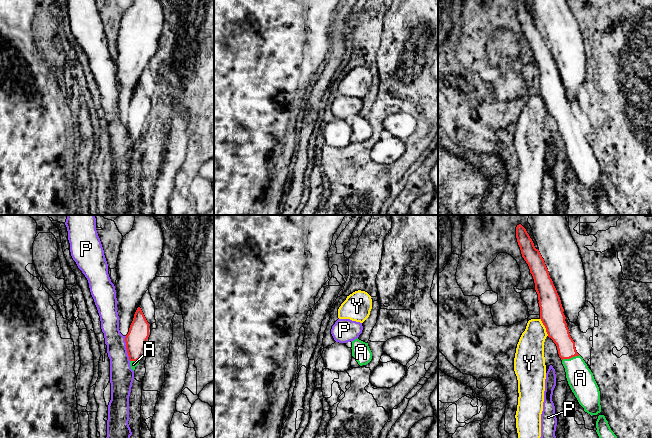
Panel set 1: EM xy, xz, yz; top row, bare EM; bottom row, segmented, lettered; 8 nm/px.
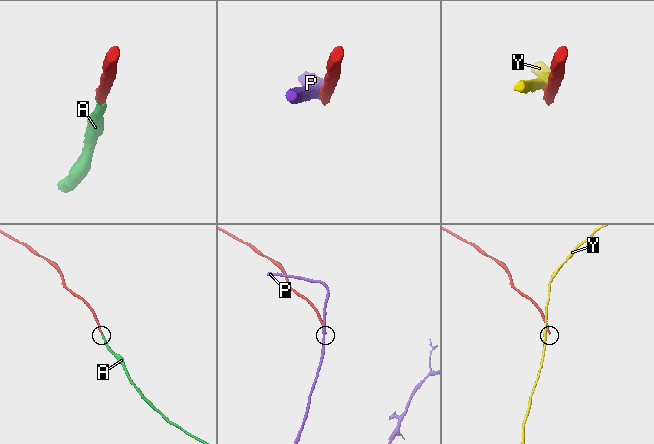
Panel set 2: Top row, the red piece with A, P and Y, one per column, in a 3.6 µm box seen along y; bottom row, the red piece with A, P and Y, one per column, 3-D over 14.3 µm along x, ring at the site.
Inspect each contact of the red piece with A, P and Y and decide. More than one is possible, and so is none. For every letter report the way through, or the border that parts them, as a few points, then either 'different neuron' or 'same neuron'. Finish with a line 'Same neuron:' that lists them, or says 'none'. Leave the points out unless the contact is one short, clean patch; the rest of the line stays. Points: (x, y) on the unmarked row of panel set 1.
A: way yz (557, 106), (570, 133), (580, 154); same neuron
P: border xy (125, 112), (125, 124), (130, 136); different neuron
Y: border yz (540, 94), (548, 111); different neuron
Same neuron: A

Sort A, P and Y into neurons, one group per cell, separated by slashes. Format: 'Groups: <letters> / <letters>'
Groups: A / P / Y

